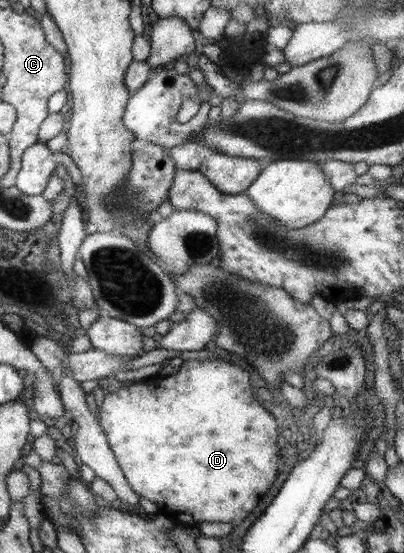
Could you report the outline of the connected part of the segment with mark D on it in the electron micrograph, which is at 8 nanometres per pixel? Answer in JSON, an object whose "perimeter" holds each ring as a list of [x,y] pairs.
{"perimeter":[[[219,359],[215,361],[183,361],[175,375],[168,377],[155,375],[146,380],[123,384],[115,393],[104,396],[102,405],[95,411],[100,427],[104,432],[110,449],[113,451],[117,465],[122,471],[128,486],[136,495],[152,501],[158,512],[167,515],[178,525],[199,527],[200,523],[229,523],[240,524],[241,521],[254,509],[260,501],[260,497],[268,491],[276,481],[278,469],[278,447],[276,447],[276,421],[268,413],[257,398],[252,396],[250,390],[249,374]]]}

